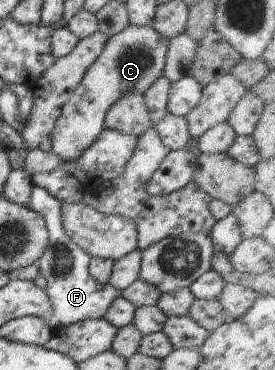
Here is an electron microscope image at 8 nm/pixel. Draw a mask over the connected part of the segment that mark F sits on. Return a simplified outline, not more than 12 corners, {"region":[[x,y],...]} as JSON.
{"region":[[35,184],[27,207],[43,216],[36,265],[53,332],[104,318],[122,294],[91,277],[92,257],[66,236],[62,203]]}

